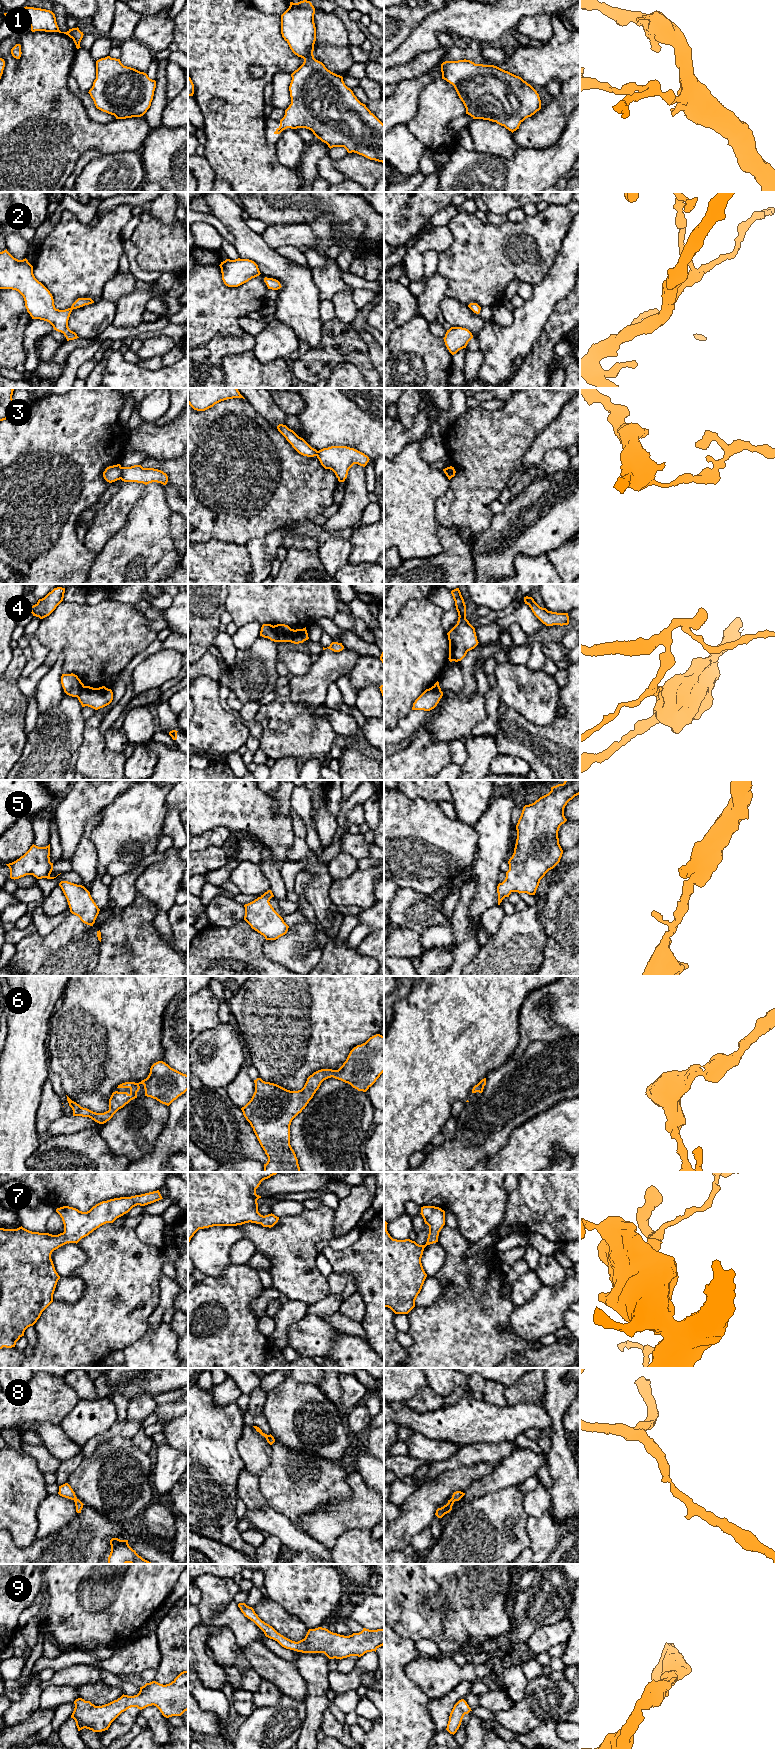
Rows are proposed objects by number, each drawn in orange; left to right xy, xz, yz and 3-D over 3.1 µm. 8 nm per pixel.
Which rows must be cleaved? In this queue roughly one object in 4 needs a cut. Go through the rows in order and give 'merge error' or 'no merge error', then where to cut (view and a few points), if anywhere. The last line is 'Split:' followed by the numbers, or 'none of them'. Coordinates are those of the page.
1: no merge error | no cut
2: no merge error | no cut
3: merge error | xy (122, 467), (120, 478)
4: merge error | xz (273, 626), (277, 641)
5: no merge error | no cut
6: no merge error | no cut
7: no merge error | no cut
8: no merge error | no cut
9: no merge error | no cut
Split: 3, 4

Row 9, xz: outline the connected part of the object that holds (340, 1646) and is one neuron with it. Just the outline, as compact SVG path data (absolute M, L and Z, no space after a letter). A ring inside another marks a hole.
M239 1603L238 1607L245 1617L253 1621L266 1637L277 1641L282 1647L302 1653L324 1653L329 1659L343 1659L350 1656L361 1657L384 1645L384 1629L363 1628L359 1633L349 1636L333 1633L326 1628L309 1629L305 1638L295 1642L262 1621L252 1607Z

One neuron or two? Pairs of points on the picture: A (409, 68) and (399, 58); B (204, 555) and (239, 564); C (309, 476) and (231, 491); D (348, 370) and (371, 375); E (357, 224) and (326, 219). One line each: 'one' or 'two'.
A: two
B: one
C: one
D: two
E: one

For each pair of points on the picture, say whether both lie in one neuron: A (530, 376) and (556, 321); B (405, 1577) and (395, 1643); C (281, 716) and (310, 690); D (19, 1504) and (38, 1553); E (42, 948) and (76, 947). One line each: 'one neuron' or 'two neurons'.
A: one neuron
B: two neurons
C: two neurons
D: two neurons
E: one neuron

